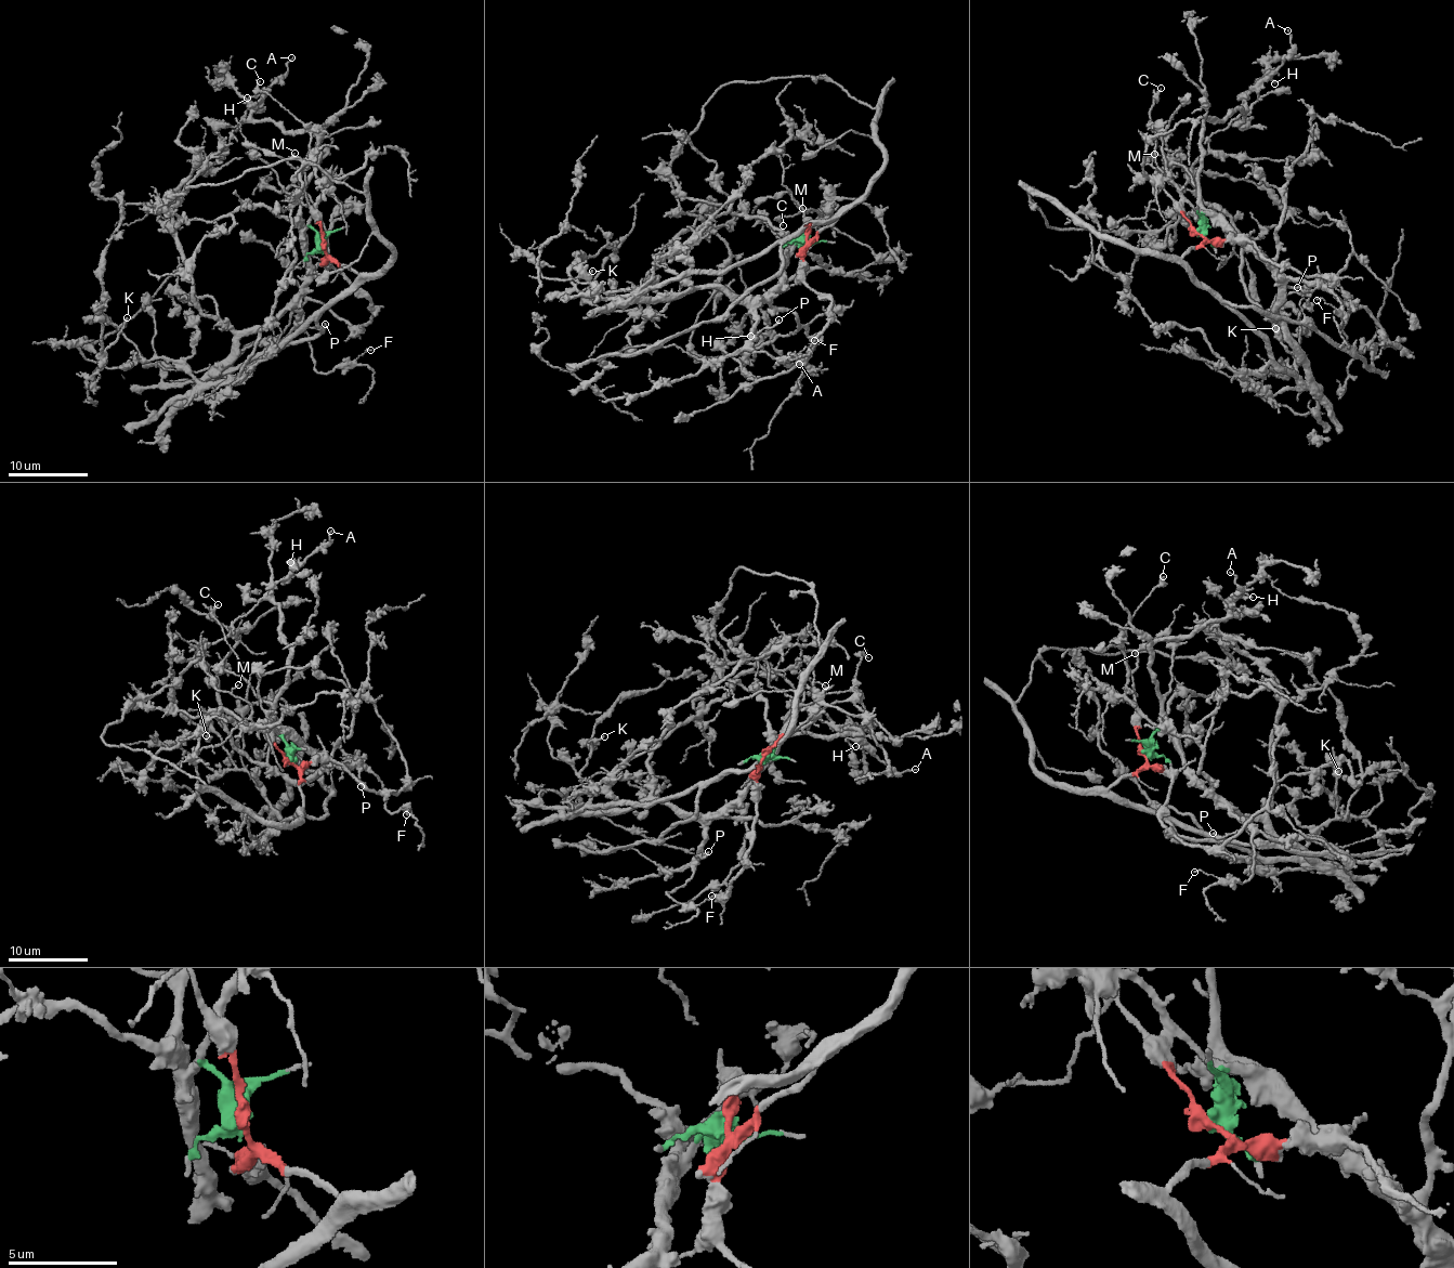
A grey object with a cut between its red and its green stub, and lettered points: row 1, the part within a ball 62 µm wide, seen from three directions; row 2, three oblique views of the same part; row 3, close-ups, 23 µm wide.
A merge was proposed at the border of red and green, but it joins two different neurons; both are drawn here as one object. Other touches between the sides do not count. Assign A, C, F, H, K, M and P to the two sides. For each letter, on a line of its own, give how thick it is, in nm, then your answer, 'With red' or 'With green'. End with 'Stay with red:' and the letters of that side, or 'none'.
A: Thickness 180 nm. With green
C: Thickness 160 nm. With red
F: Thickness 160 nm. With green
H: Thickness 200 nm. With green
K: Thickness 190 nm. With red
M: Thickness 130 nm. With red
P: Thickness 200 nm. With green
Stay with red: C, K, M

